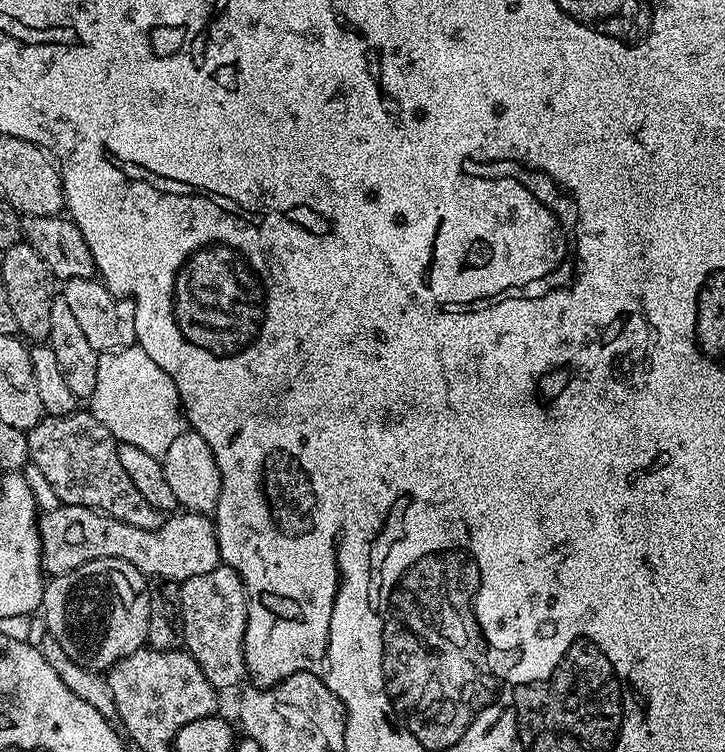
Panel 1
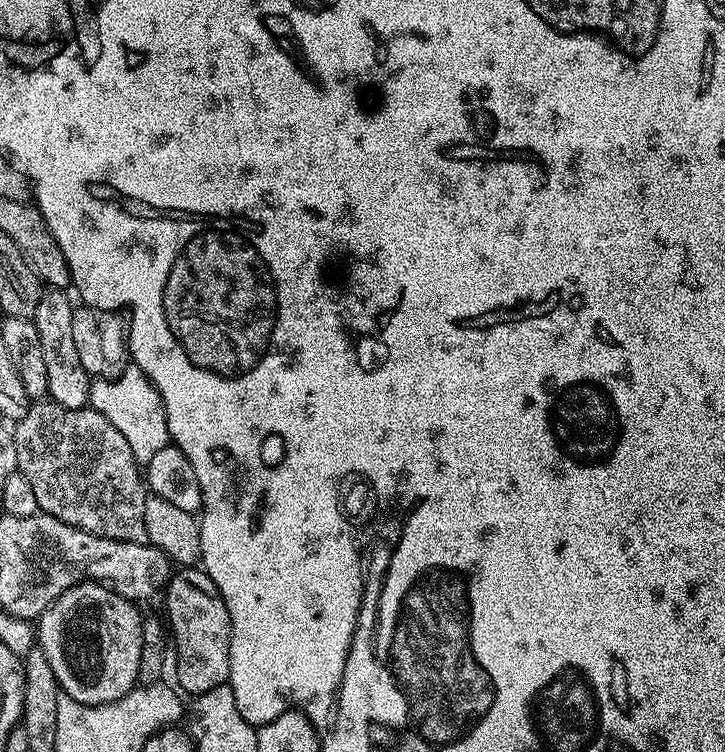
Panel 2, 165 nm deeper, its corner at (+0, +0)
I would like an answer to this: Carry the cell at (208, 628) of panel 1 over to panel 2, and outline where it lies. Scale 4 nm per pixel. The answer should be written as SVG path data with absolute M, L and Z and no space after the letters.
M184 566L169 579L163 596L168 607L166 624L170 629L170 644L177 652L175 683L179 691L189 692L189 697L195 698L206 690L214 690L214 686L228 683L232 627L218 586L214 586L211 578L199 567Z

